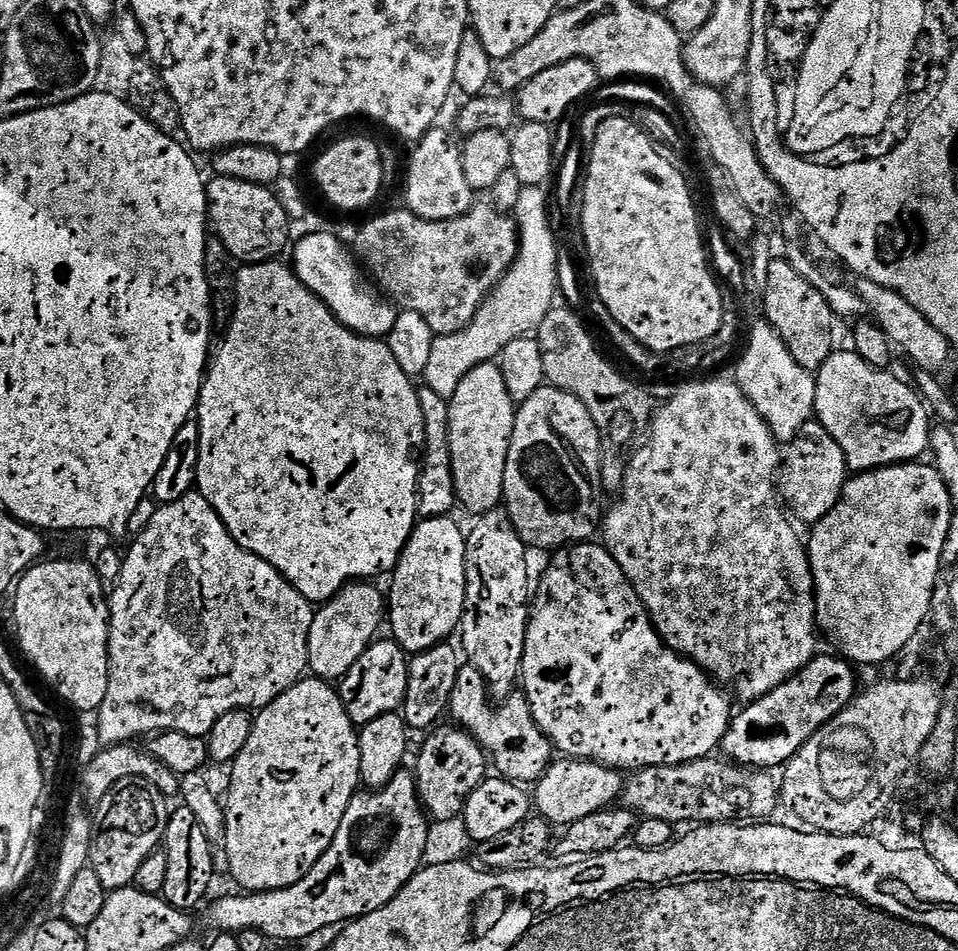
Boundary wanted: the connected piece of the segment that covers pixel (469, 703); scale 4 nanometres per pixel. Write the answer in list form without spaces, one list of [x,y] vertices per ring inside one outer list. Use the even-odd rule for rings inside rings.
[[[470,663],[460,670],[449,701],[448,714],[459,723],[457,725],[461,729],[479,741],[491,761],[493,758],[495,771],[508,781],[517,784],[535,783],[553,763],[554,745],[533,719],[524,692],[516,690],[504,701],[493,705],[481,672]]]

